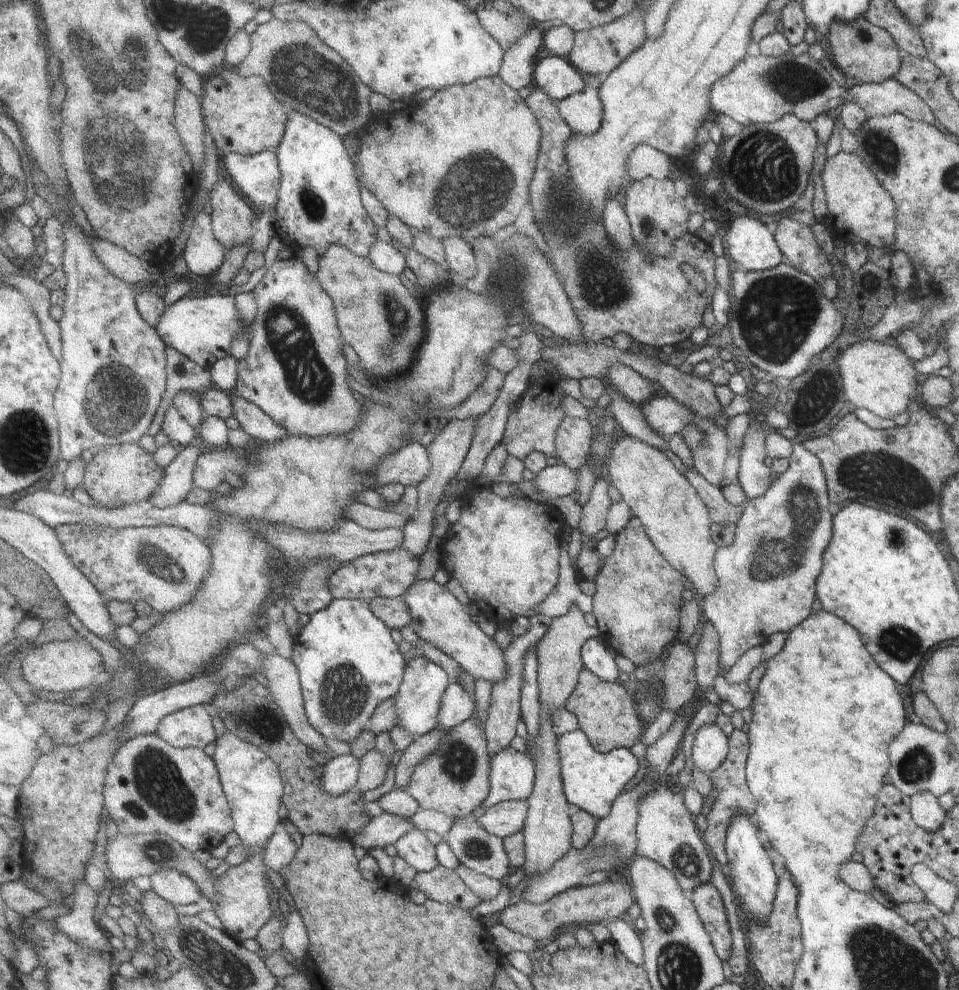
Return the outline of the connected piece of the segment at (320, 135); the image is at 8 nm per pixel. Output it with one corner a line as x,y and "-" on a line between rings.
290,111
287,132
280,147
276,150
282,173
279,202
276,207
278,230
298,248
312,247
319,256
325,255
333,245
345,246
357,256
370,258
376,246
377,226
364,208
360,180
356,168
343,146
342,138
315,120

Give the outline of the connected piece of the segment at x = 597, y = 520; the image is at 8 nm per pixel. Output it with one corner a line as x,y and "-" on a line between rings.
601,476
590,495
589,503
584,506
579,528
584,539
594,539
601,530
606,529
607,512
613,504
609,496
609,485

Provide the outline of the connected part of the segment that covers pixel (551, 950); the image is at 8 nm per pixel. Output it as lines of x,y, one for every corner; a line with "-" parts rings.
494,924
489,927
489,932
493,936
493,944
499,948
502,955
509,955
512,951
525,952
525,954
537,954
540,950
547,954
554,954
557,949
556,939
550,942
539,942
518,933
513,933
502,924

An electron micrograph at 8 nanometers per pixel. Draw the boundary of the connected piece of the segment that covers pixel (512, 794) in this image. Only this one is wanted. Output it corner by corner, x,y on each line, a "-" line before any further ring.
513,748
492,756
492,773
488,800
481,804
490,808
506,801
528,802
536,784
536,763
526,753

